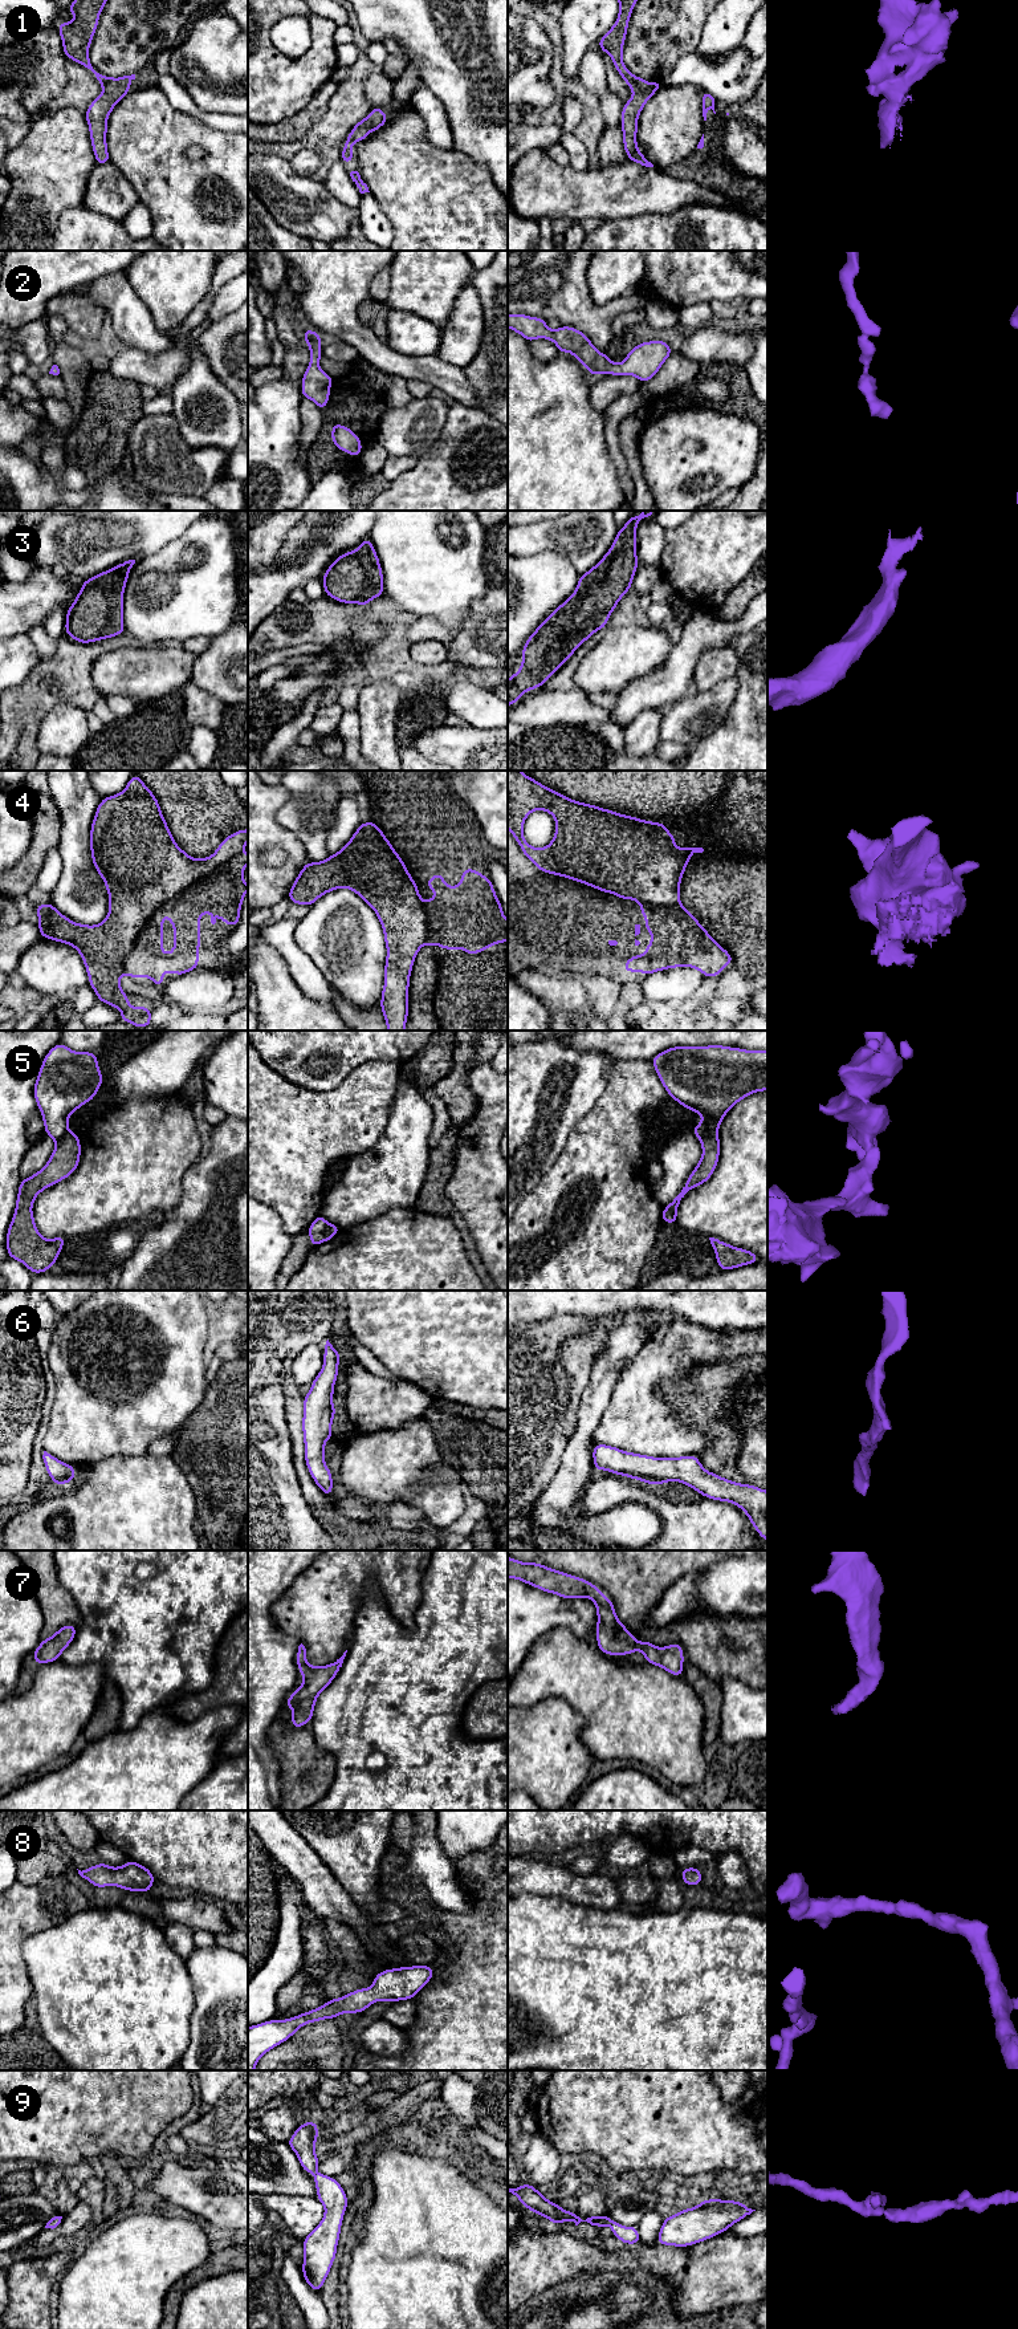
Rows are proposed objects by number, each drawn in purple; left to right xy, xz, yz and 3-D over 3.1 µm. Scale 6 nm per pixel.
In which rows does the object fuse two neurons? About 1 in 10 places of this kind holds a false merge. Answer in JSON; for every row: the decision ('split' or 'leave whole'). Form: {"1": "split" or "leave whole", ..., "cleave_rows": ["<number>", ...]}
{"1": "leave whole", "2": "leave whole", "3": "leave whole", "4": "split", "5": "split", "6": "leave whole", "7": "leave whole", "8": "leave whole", "9": "leave whole", "cleave_rows": ["4", "5"]}

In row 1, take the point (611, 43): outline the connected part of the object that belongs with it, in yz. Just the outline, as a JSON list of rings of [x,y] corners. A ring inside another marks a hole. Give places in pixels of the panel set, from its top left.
[[[619,0],[619,15],[615,25],[603,34],[598,42],[598,48],[611,57],[615,69],[634,92],[634,95],[623,105],[620,121],[627,159],[646,167],[653,167],[638,149],[638,118],[647,101],[663,86],[663,82],[656,80],[651,84],[644,78],[634,76],[624,65],[622,56],[630,17],[635,4],[636,0]]]

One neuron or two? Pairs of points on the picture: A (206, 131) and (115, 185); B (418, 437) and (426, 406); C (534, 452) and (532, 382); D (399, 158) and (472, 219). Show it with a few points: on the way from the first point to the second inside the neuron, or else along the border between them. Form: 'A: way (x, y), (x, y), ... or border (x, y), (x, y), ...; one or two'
A: border (110, 161), (133, 187), (139, 200); two
B: way (418, 429), (426, 414); one
C: way (532, 435), (532, 399); one
D: way (418, 177), (453, 212); one

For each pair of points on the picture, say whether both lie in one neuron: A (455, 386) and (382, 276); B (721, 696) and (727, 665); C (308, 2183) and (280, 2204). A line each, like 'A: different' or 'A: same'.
A: different
B: different
C: different

